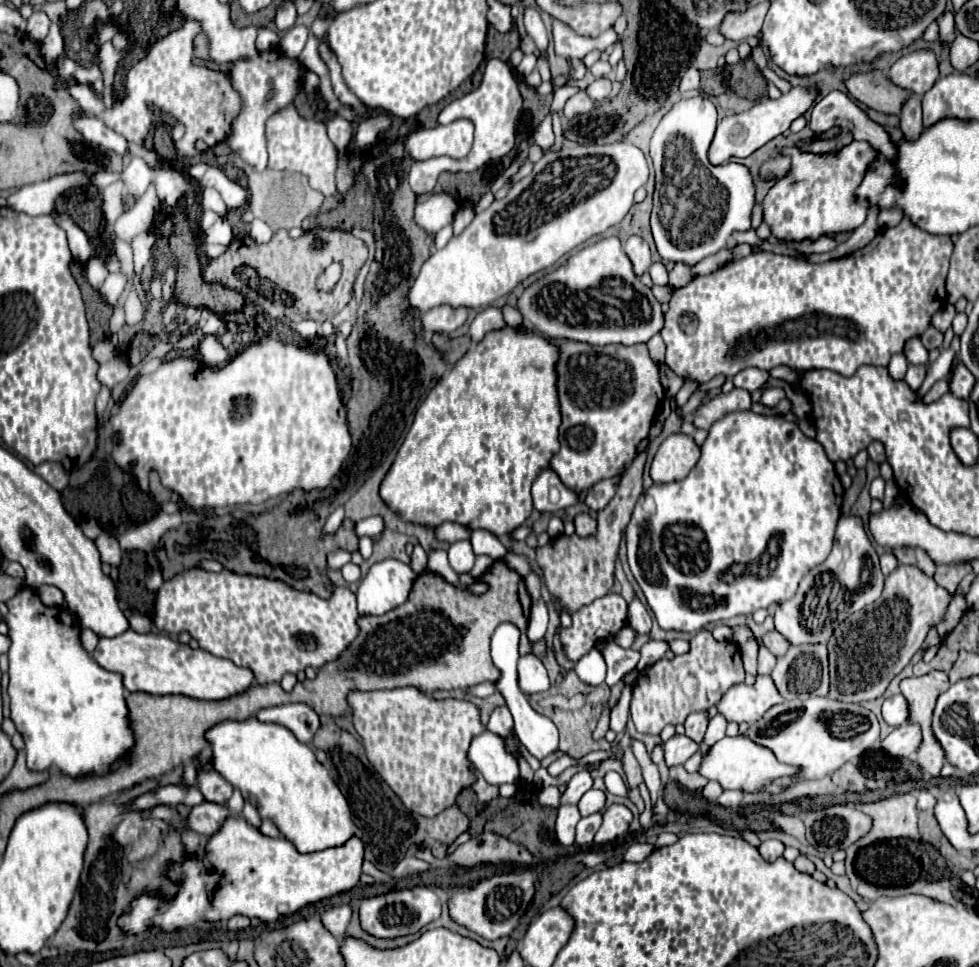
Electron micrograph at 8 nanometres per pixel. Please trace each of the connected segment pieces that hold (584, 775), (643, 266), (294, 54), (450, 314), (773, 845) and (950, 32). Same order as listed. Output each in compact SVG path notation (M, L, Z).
M578 771L566 785L566 789L560 795L560 805L572 803L576 805L580 801L580 797L592 787L592 777L588 771Z
M632 235L626 243L624 243L624 251L628 255L628 259L632 261L632 269L636 271L636 277L640 277L644 271L648 271L650 267L650 249L648 249L648 243L638 237L638 235Z
M294 25L292 29L286 31L286 35L280 39L280 49L284 55L288 55L290 59L298 59L298 55L302 53L306 39L308 39L310 29L304 25Z
M448 305L434 307L434 309L426 311L424 315L420 315L422 331L424 333L448 335L448 333L456 331L460 325L464 325L466 317L468 317L468 309L454 309Z
M778 839L762 841L758 849L760 849L760 855L764 857L764 861L768 861L768 863L776 861L776 859L782 857L782 853L784 853L784 845L782 845L782 841L778 841Z
M944 13L938 19L938 25L940 25L940 41L952 43L954 41L954 17L952 17L952 13Z

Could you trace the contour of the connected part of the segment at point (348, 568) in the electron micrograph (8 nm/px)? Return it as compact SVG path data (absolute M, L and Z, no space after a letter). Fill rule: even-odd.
M346 563L346 565L340 569L340 573L342 573L342 577L344 577L348 583L354 583L354 581L358 581L358 577L362 577L360 567L354 565L354 563Z

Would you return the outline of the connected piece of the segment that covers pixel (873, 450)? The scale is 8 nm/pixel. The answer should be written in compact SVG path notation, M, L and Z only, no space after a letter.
M874 441L874 443L870 443L866 451L868 451L868 455L870 455L870 459L872 459L874 463L884 463L884 461L886 461L884 447L882 447L882 443L880 443L880 441Z

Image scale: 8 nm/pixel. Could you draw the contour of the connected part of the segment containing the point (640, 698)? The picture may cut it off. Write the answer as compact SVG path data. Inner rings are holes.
M698 631L690 639L690 653L676 655L674 661L658 661L640 673L632 687L630 717L640 733L660 735L664 725L684 723L694 711L706 711L736 683L744 681L742 657L736 645L718 643L710 631Z

